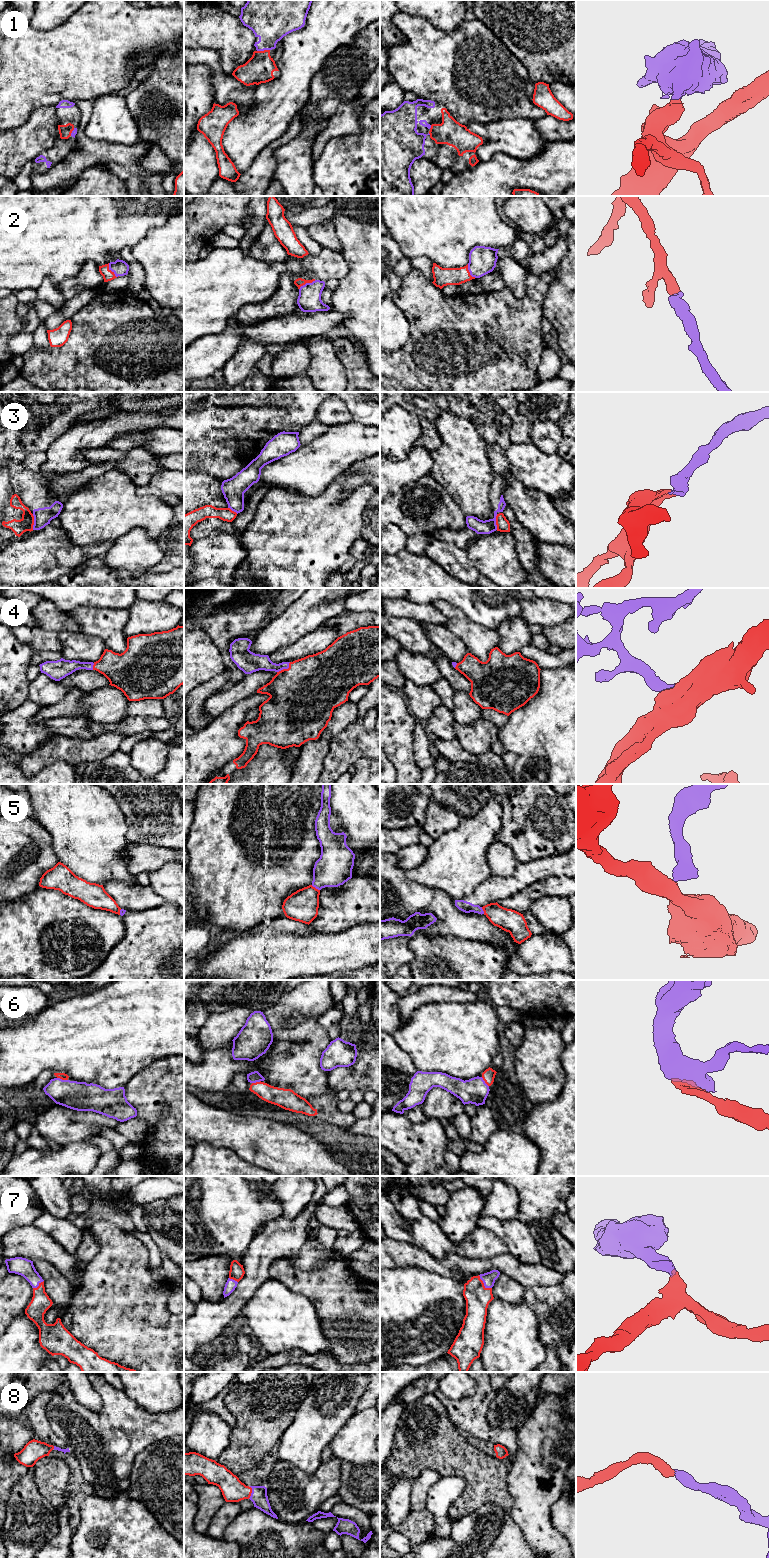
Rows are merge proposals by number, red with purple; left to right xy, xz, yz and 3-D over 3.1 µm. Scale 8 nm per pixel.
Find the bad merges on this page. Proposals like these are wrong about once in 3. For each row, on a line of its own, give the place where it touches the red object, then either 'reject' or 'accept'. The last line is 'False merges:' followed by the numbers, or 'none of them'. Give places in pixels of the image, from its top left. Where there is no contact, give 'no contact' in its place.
1: xz (264, 50) | accept
2: xy (111, 271) | accept
3: xy (33, 522) | reject
4: xz (285, 669) | accept
5: xz (314, 887) | reject
6: xy (62, 1079) | accept
7: yz (483, 1284) | accept
8: xz (251, 1492) | accept
False merges: 3, 5

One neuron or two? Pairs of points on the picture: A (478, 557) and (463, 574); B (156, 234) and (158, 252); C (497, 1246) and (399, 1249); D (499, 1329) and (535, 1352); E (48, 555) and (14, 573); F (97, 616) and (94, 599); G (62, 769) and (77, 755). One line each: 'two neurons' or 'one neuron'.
A: two neurons
B: one neuron
C: two neurons
D: one neuron
E: one neuron
F: two neurons
G: two neurons

